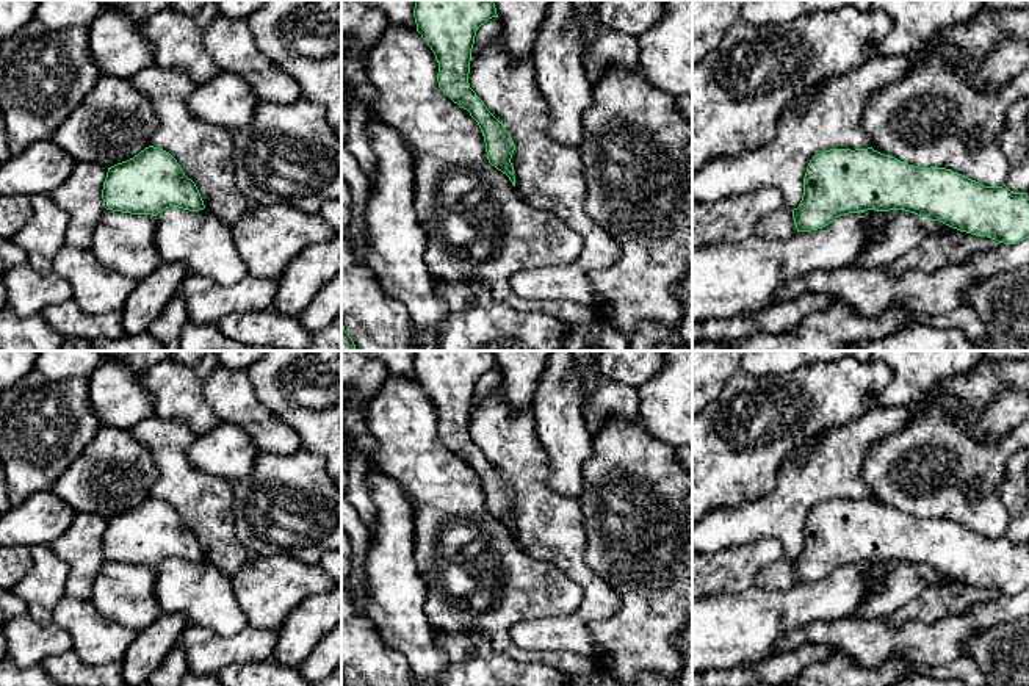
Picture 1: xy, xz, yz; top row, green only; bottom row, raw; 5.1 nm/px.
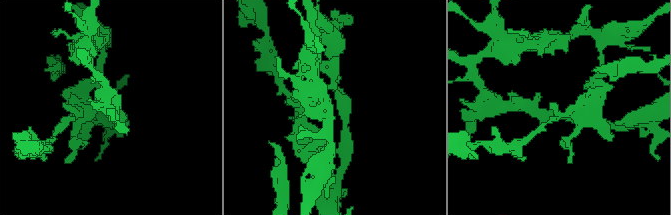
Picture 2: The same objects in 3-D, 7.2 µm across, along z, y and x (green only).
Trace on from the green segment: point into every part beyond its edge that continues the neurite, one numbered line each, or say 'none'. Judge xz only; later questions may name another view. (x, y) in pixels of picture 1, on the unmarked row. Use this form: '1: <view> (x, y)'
none

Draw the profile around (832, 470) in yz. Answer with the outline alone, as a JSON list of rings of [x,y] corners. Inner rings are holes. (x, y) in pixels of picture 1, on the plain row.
[[[874,407],[863,417],[827,431],[807,445],[808,454],[802,464],[788,462],[778,473],[771,492],[739,506],[720,506],[709,511],[692,525],[692,551],[716,553],[727,547],[746,545],[761,537],[778,539],[785,558],[794,561],[803,547],[803,528],[810,511],[830,500],[868,500],[872,496],[863,481],[863,465],[869,448],[883,437],[902,431],[912,418],[910,407]]]

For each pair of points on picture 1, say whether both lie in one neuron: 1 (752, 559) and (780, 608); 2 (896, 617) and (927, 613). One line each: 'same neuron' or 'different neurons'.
1: different neurons
2: same neuron

